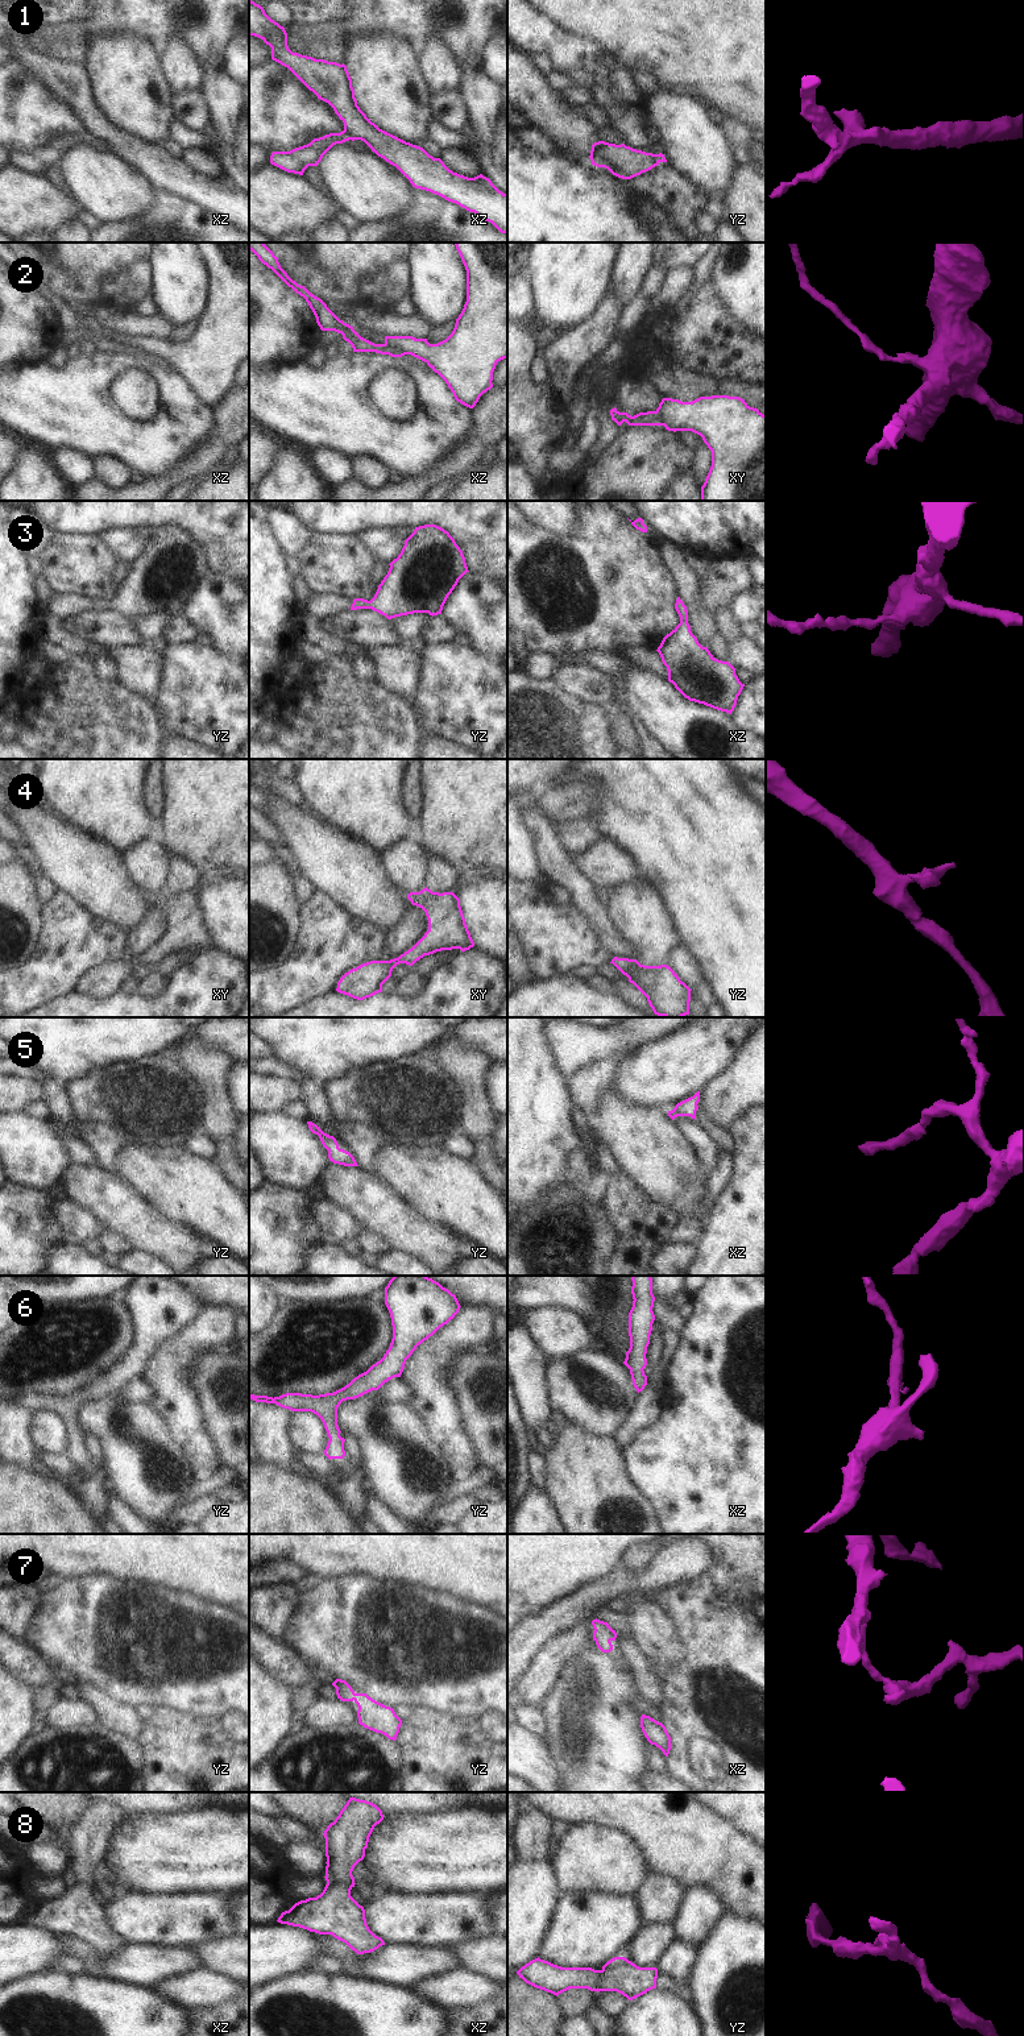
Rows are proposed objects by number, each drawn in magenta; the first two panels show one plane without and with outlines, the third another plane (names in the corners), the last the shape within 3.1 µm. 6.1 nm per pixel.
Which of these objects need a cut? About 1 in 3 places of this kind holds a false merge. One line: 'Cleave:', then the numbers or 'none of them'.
Cleave: 1, 2

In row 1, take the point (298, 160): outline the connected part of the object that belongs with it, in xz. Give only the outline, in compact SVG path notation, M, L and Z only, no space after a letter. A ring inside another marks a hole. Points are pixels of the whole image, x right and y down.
M343 130L340 133L329 133L319 138L314 138L310 144L295 148L290 152L273 152L270 163L287 171L303 175L308 166L318 166L323 156L336 144L349 141L349 134Z

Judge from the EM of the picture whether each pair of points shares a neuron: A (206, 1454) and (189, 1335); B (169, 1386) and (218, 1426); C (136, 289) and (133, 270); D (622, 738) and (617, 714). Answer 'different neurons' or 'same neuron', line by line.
A: same neuron
B: different neurons
C: same neuron
D: same neuron

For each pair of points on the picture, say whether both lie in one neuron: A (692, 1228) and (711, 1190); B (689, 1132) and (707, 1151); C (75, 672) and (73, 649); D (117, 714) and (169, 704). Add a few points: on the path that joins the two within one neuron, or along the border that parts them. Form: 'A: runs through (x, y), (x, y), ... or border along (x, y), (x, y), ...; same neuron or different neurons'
A: runs through (695, 1219), (705, 1207), (708, 1199); same neuron
B: runs through (693, 1136), (704, 1147); same neuron
C: border along (71, 654), (85, 656), (94, 663); different neurons
D: border along (152, 701), (161, 721); different neurons

